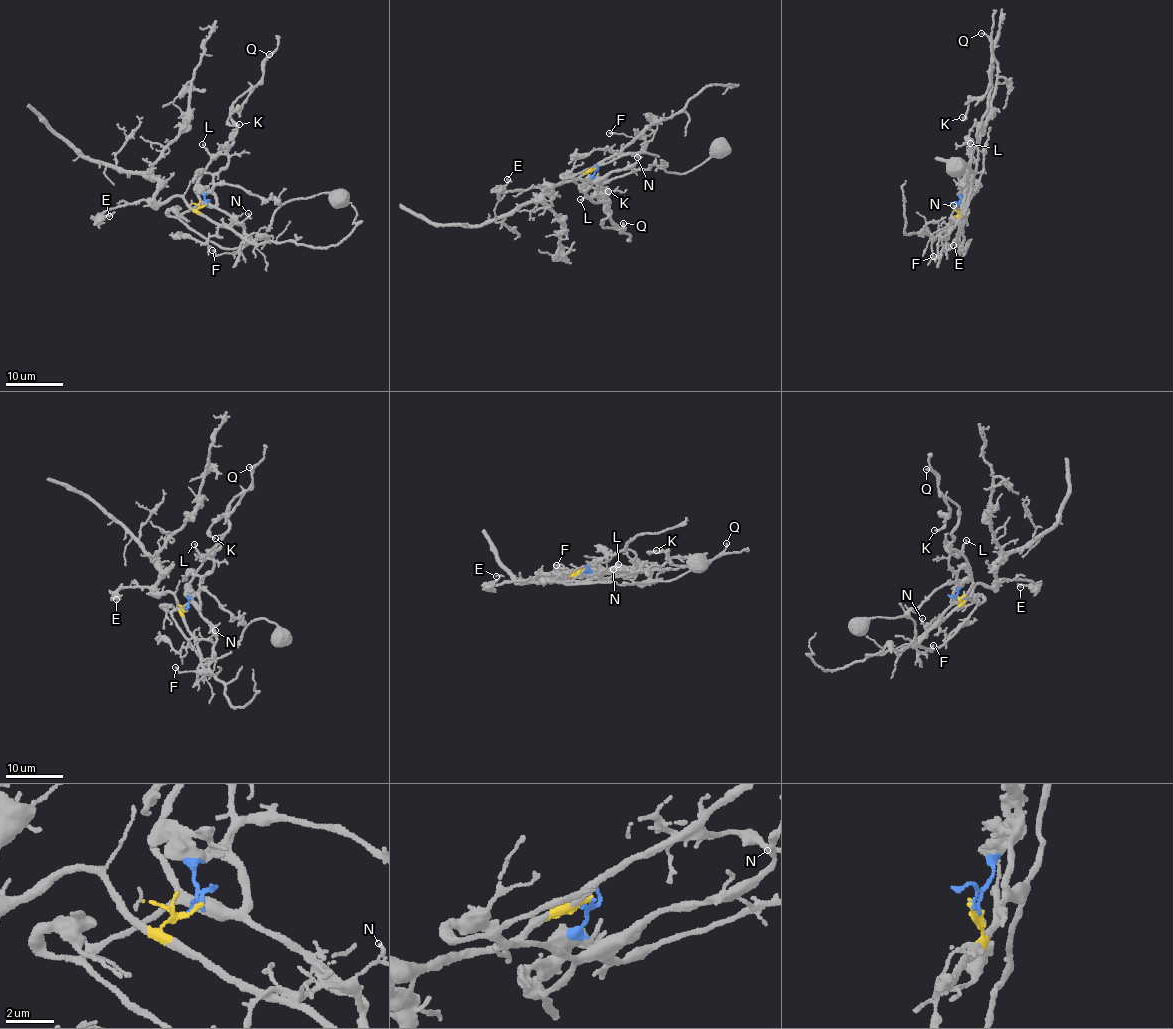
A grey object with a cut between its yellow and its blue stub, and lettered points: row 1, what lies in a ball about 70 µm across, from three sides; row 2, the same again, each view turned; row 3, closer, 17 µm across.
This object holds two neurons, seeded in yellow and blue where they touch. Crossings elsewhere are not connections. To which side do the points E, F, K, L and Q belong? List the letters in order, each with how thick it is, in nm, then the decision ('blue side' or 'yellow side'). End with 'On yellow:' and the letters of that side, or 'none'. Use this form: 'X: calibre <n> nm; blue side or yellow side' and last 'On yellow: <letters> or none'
E: calibre 110 nm; yellow side
F: calibre 130 nm; blue side
K: calibre 180 nm; blue side
L: calibre 100 nm; blue side
Q: calibre 140 nm; blue side
On yellow: E

